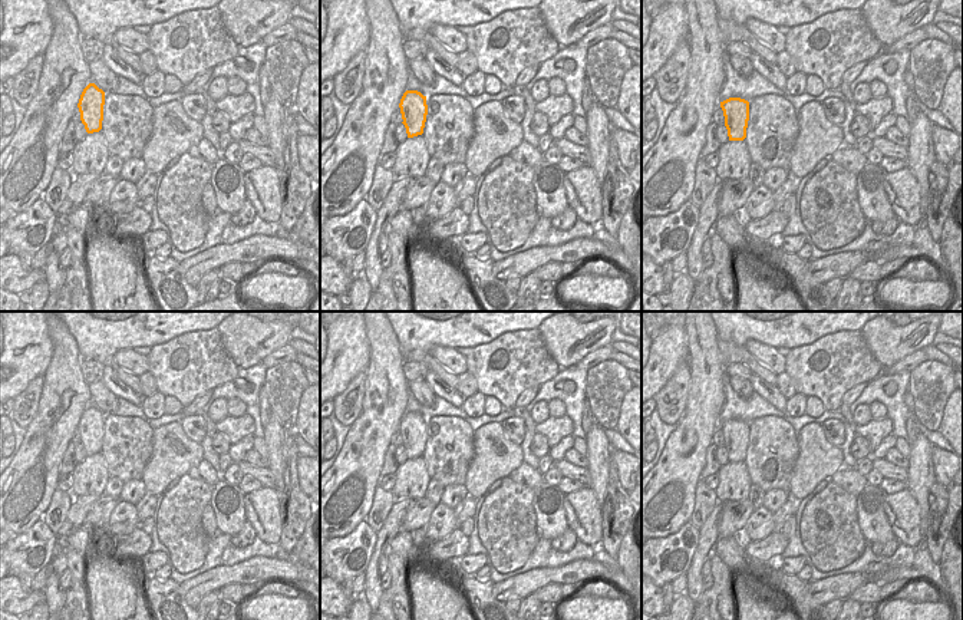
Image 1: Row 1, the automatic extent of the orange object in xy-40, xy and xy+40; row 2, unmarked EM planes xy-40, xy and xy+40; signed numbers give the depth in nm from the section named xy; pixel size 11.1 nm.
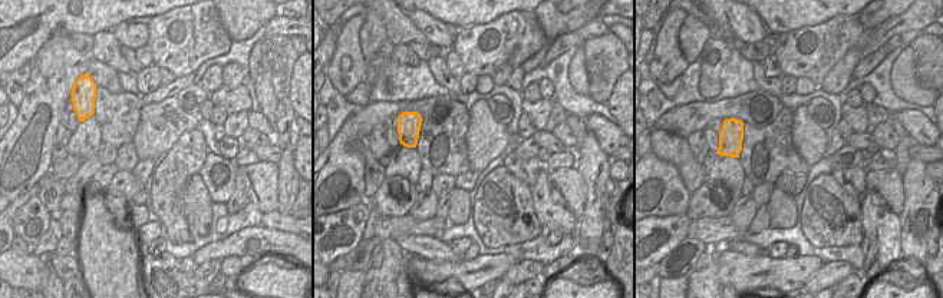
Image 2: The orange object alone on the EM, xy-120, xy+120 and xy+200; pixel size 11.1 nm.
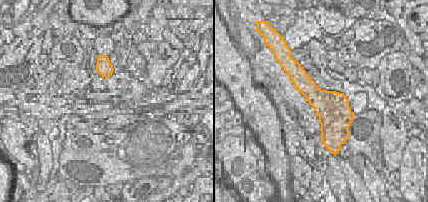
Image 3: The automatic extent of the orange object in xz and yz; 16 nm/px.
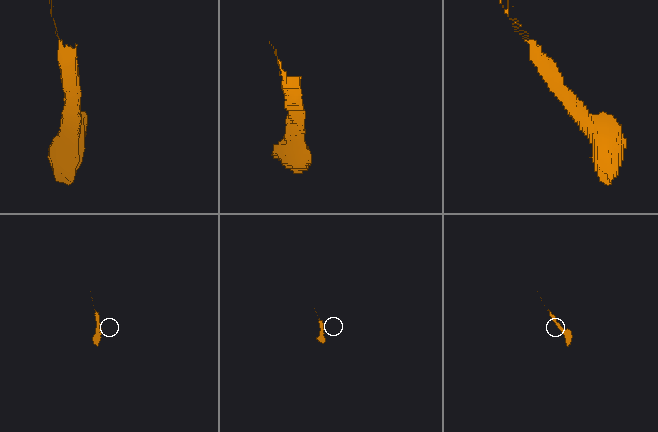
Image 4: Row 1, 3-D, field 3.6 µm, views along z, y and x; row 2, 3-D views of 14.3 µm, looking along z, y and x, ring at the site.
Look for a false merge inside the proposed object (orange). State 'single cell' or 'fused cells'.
fused cells

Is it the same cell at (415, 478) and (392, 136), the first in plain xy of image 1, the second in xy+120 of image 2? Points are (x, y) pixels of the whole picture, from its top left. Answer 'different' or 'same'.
different

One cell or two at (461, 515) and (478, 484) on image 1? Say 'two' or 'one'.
two

